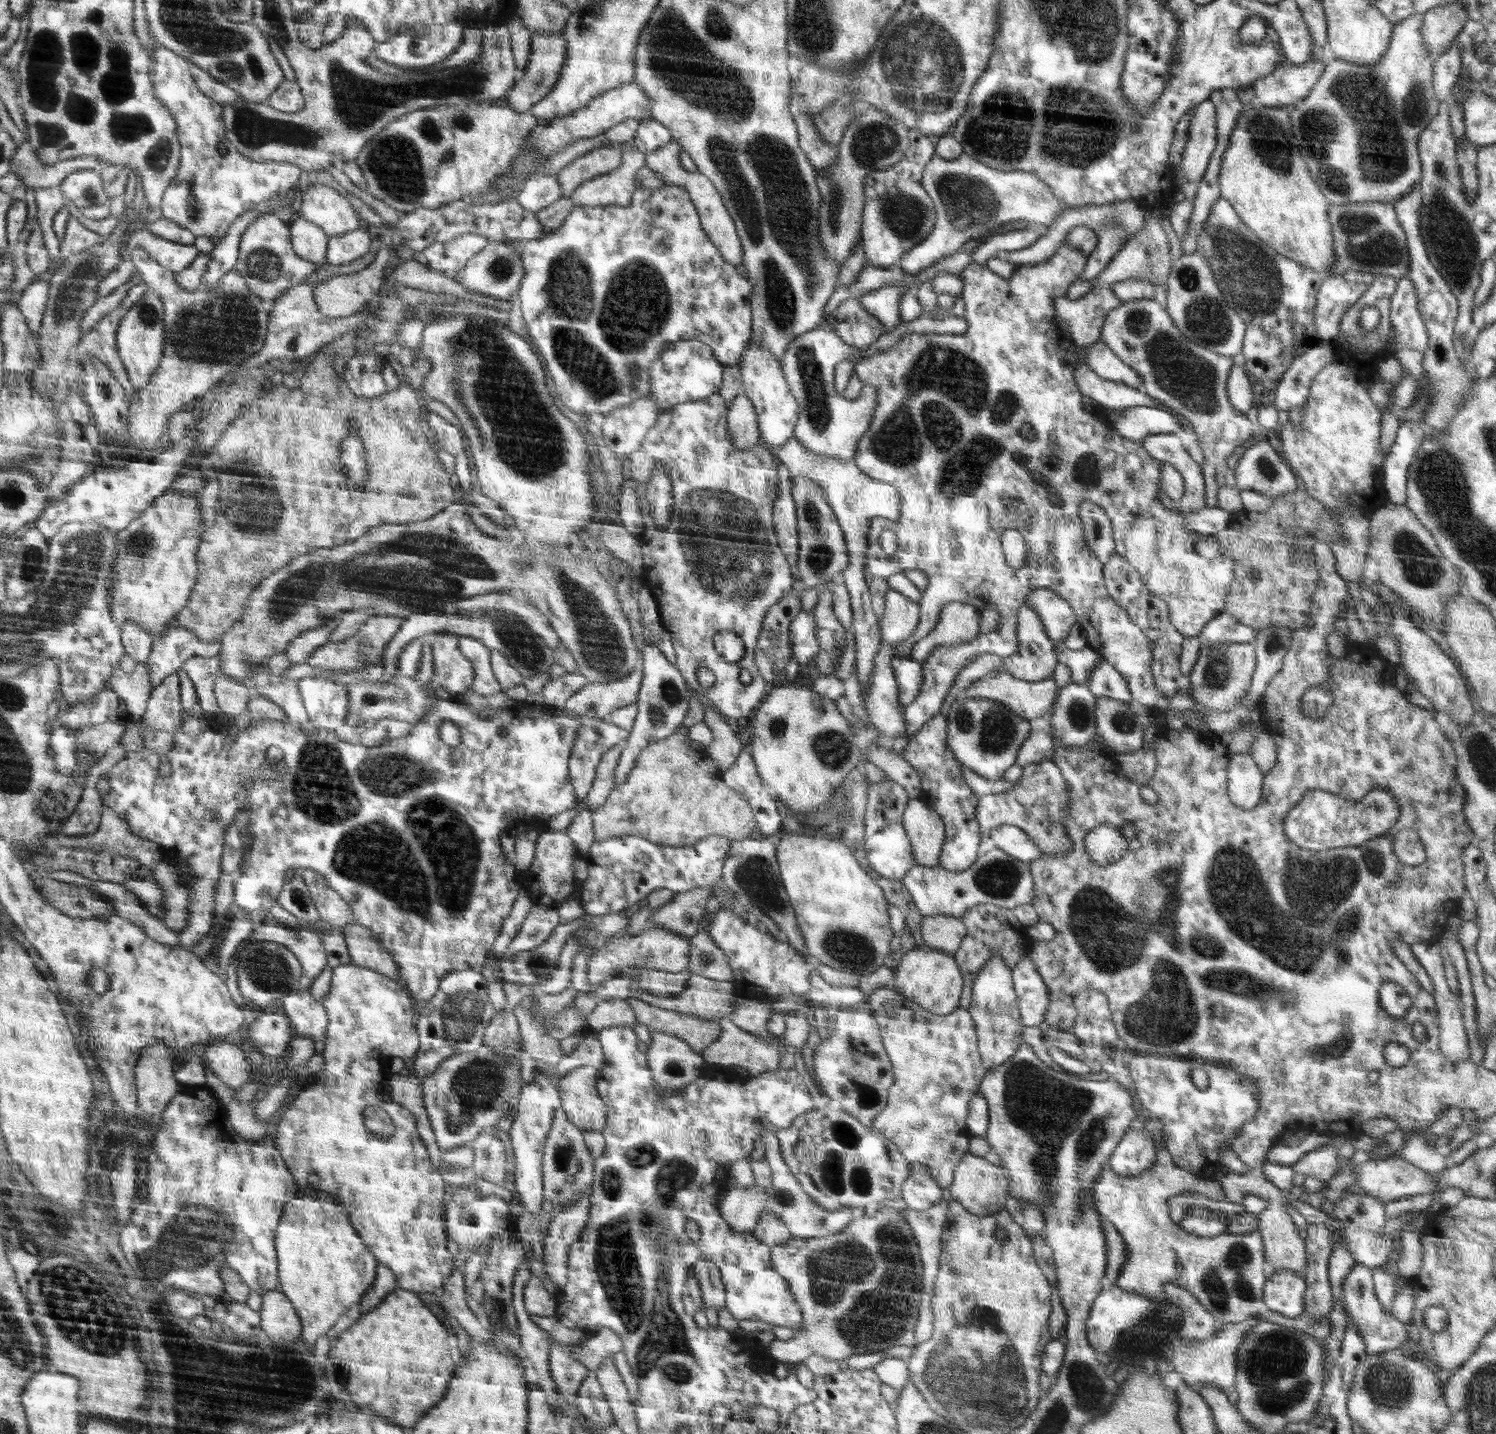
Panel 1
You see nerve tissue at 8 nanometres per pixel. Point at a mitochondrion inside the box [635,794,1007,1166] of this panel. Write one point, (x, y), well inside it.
(756, 876)

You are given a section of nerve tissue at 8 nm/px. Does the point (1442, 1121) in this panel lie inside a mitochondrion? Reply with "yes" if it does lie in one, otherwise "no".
no

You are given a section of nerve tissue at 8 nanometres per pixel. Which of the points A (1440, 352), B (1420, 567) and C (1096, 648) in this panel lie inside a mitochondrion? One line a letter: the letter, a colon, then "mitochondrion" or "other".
A: other
B: mitochondrion
C: other

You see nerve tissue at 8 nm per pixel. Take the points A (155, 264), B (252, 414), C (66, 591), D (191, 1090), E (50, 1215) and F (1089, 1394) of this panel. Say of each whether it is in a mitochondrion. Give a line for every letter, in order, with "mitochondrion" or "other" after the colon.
A: other
B: other
C: mitochondrion
D: other
E: other
F: mitochondrion

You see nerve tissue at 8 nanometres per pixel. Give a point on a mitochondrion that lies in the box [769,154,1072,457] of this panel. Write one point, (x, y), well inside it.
(968, 201)

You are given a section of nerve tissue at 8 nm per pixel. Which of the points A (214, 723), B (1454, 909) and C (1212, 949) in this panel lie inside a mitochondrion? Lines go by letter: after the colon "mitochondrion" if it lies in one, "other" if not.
A: other
B: other
C: mitochondrion

